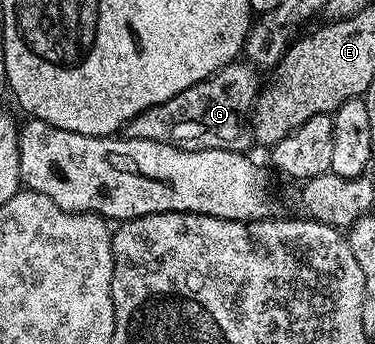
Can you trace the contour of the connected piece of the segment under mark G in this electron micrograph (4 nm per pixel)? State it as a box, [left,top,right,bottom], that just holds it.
[124,61,260,152]

